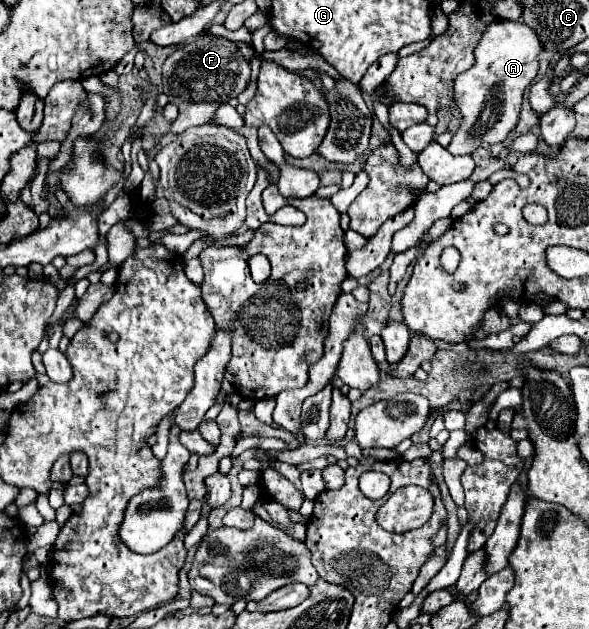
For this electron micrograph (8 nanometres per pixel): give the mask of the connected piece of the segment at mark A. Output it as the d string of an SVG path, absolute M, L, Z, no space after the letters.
M493 21L489 27L485 27L485 33L475 49L475 65L467 69L465 73L457 75L455 79L455 105L463 113L463 125L459 127L457 135L453 137L449 145L449 153L463 155L475 151L483 141L487 145L495 145L507 139L507 135L515 129L521 113L521 101L525 87L535 79L539 71L539 53L543 51L541 39L537 39L535 31L531 27L525 27L523 21Z

